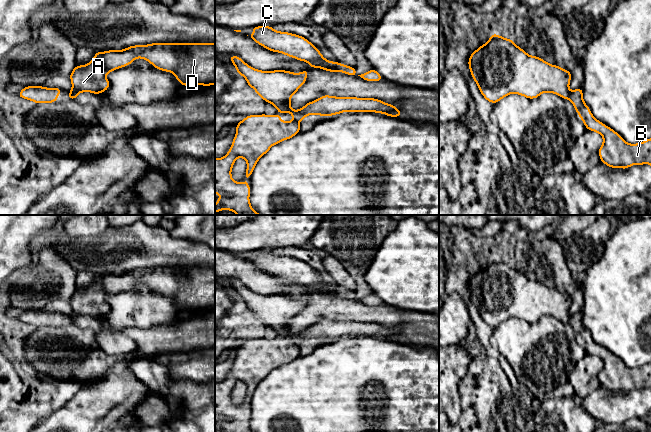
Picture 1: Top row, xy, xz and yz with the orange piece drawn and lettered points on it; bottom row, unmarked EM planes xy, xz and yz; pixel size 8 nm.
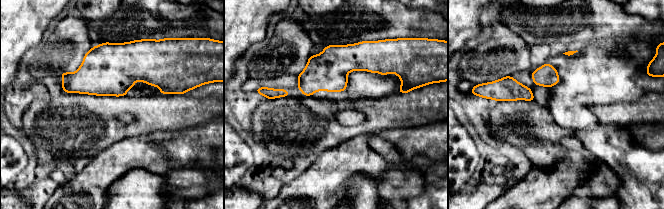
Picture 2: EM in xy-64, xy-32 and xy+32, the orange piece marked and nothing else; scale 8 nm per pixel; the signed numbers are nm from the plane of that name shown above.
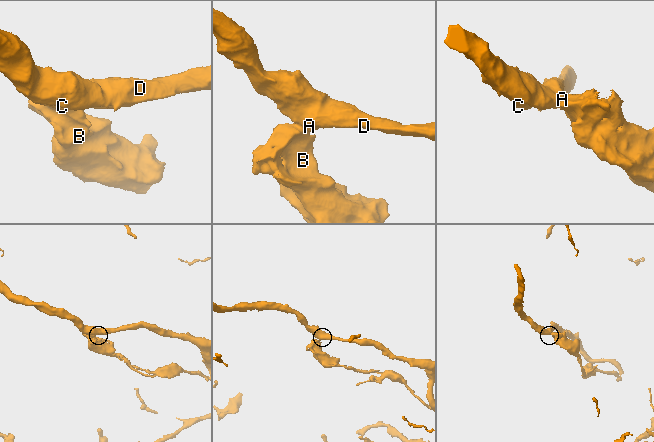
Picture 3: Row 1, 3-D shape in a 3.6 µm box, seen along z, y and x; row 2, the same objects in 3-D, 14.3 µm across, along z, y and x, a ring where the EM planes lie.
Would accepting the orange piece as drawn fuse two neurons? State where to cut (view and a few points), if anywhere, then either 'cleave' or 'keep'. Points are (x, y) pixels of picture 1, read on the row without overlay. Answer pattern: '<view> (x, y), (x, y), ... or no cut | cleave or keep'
yz (570, 316), (567, 322) | cleave

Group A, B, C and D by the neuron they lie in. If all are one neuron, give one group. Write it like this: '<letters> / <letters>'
A C D / B

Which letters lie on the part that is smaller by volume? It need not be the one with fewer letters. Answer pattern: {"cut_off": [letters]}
{"cut_off": ["B"]}

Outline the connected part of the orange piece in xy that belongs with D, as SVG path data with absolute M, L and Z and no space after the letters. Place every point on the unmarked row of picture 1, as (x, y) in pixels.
M151 267L95 276L88 288L72 294L69 317L74 323L81 316L101 318L110 310L106 299L136 282L145 283L158 294L172 296L183 310L215 308L215 267Z

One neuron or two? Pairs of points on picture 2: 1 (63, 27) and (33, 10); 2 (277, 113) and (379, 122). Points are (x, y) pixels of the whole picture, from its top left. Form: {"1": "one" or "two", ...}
{"1": "two", "2": "one"}

